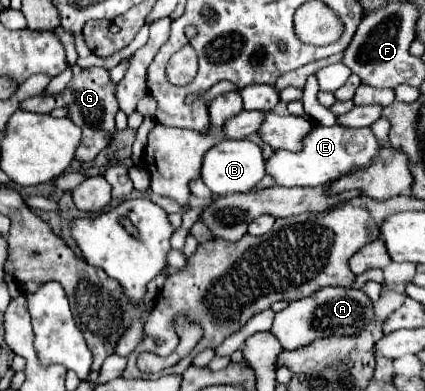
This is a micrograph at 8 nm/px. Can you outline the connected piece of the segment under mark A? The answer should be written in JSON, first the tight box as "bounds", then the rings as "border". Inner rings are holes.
{"bounds":[272,287,374,351],"border":[[[324,287],[306,299],[292,301],[284,311],[276,313],[272,333],[278,337],[282,349],[294,351],[310,345],[316,339],[330,335],[360,335],[374,321],[374,305],[362,289]]]}

